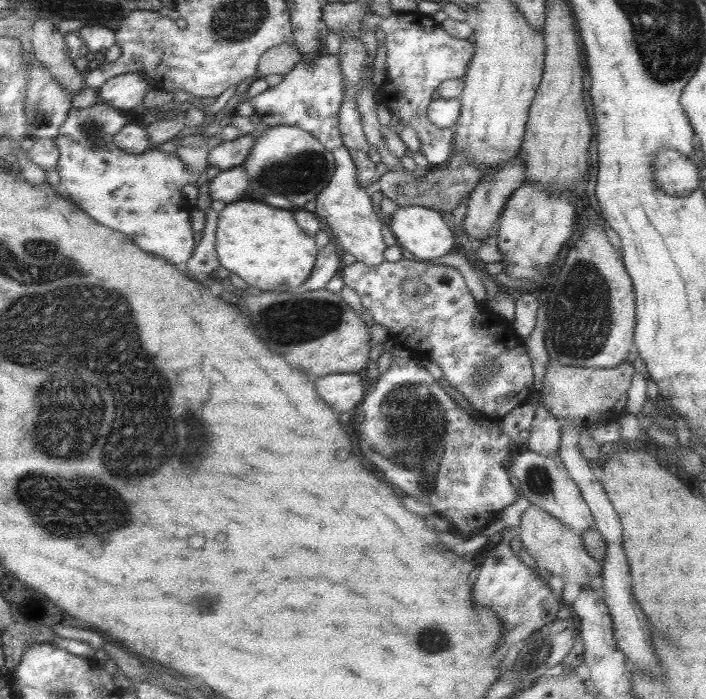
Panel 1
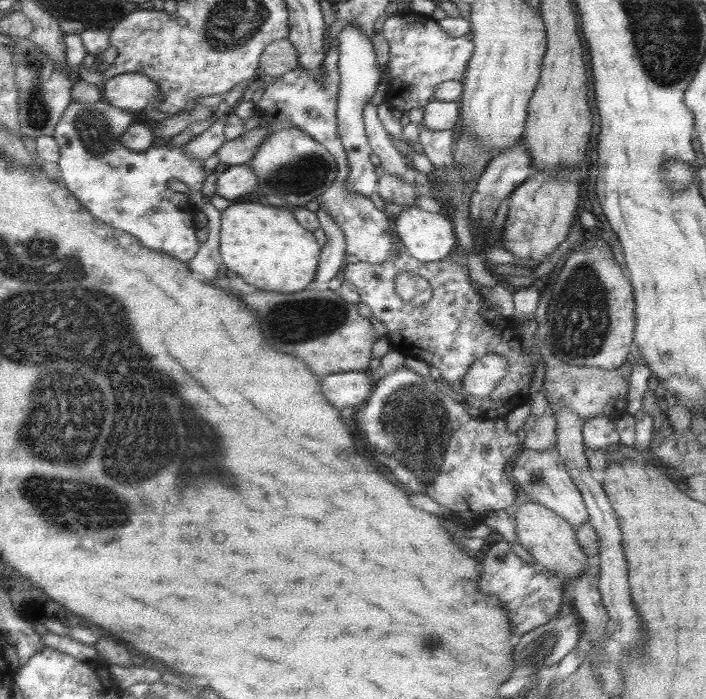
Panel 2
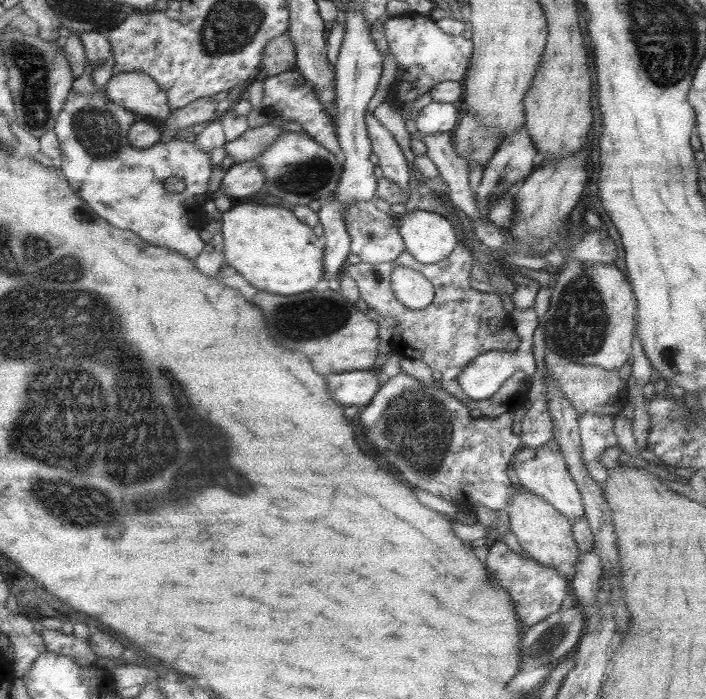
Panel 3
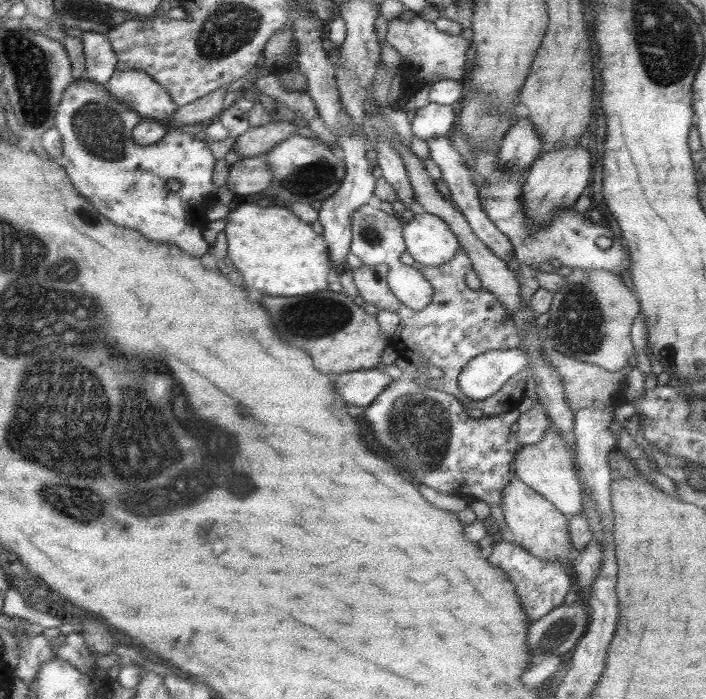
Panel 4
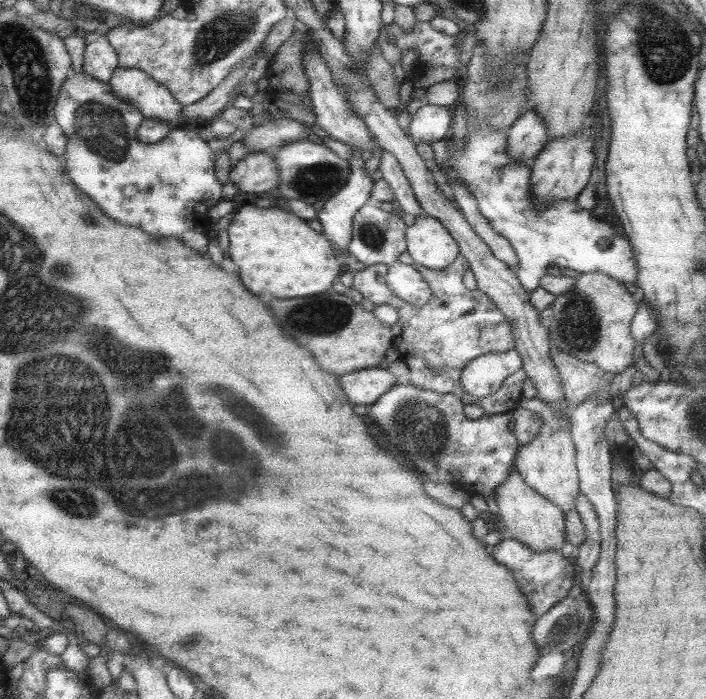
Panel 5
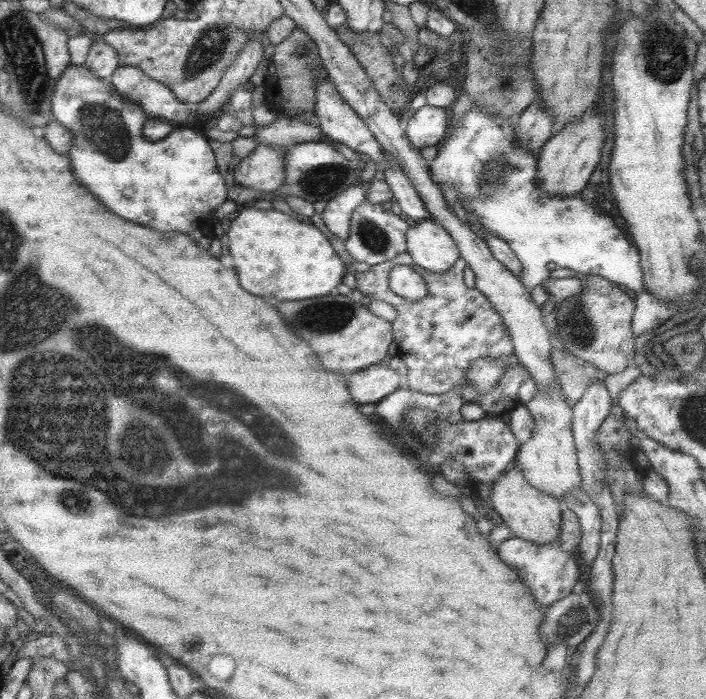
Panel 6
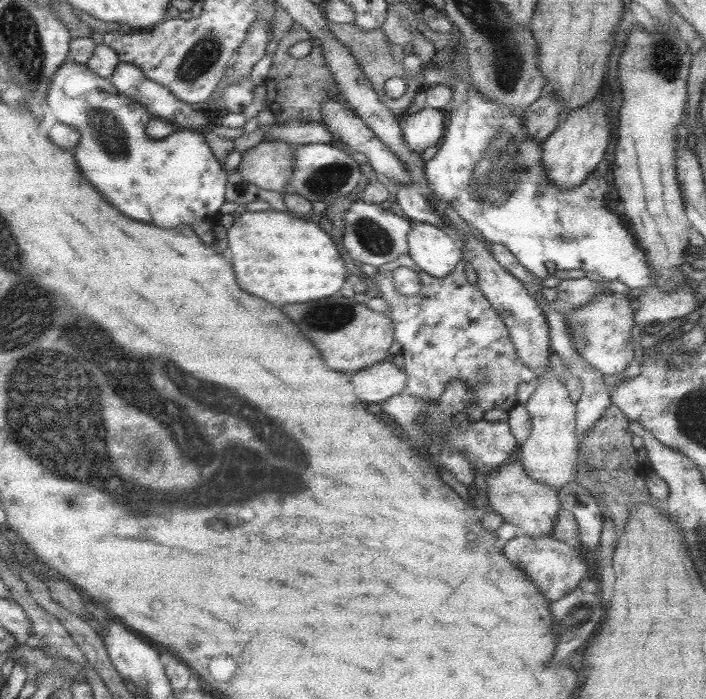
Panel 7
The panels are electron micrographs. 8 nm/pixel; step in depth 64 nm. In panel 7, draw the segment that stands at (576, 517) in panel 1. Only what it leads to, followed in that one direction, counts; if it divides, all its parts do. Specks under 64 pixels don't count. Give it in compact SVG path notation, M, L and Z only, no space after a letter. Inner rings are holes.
M549 364L545 373L533 381L535 389L523 405L530 418L530 431L528 437L518 445L515 457L521 463L527 477L559 491L561 487L576 482L578 444L575 437L575 405L567 396L567 389L563 387L563 383L551 371Z

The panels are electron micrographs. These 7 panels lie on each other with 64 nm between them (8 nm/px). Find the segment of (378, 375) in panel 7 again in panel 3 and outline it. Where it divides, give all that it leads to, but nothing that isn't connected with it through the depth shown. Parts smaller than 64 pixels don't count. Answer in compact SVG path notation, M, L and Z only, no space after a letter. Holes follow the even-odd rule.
M372 369L335 374L327 378L327 388L331 388L331 398L341 402L341 406L365 406L377 392L383 380Z

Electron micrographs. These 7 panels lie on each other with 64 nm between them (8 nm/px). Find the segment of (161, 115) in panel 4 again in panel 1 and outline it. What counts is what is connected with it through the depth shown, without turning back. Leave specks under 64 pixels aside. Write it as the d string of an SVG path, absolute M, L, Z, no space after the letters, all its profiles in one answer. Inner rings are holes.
M125 73L106 80L95 90L94 103L106 104L116 110L131 110L142 103L150 89L147 82L137 73Z

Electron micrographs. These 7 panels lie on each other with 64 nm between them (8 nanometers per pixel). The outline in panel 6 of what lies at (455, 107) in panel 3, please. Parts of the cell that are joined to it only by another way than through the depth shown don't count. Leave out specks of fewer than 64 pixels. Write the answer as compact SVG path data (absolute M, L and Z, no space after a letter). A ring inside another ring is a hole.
M427 105L417 109L403 127L407 140L417 149L440 144L445 130L447 130L445 110Z

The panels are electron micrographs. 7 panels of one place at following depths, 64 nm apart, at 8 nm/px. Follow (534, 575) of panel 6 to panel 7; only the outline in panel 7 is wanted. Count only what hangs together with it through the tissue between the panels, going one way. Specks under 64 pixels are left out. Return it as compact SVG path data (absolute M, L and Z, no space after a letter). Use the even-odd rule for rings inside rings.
M515 536L501 543L501 551L507 561L521 569L527 579L539 589L539 593L548 601L554 601L576 588L579 580L585 578L585 572L591 566L590 557L582 549L569 546L551 536L528 537Z

